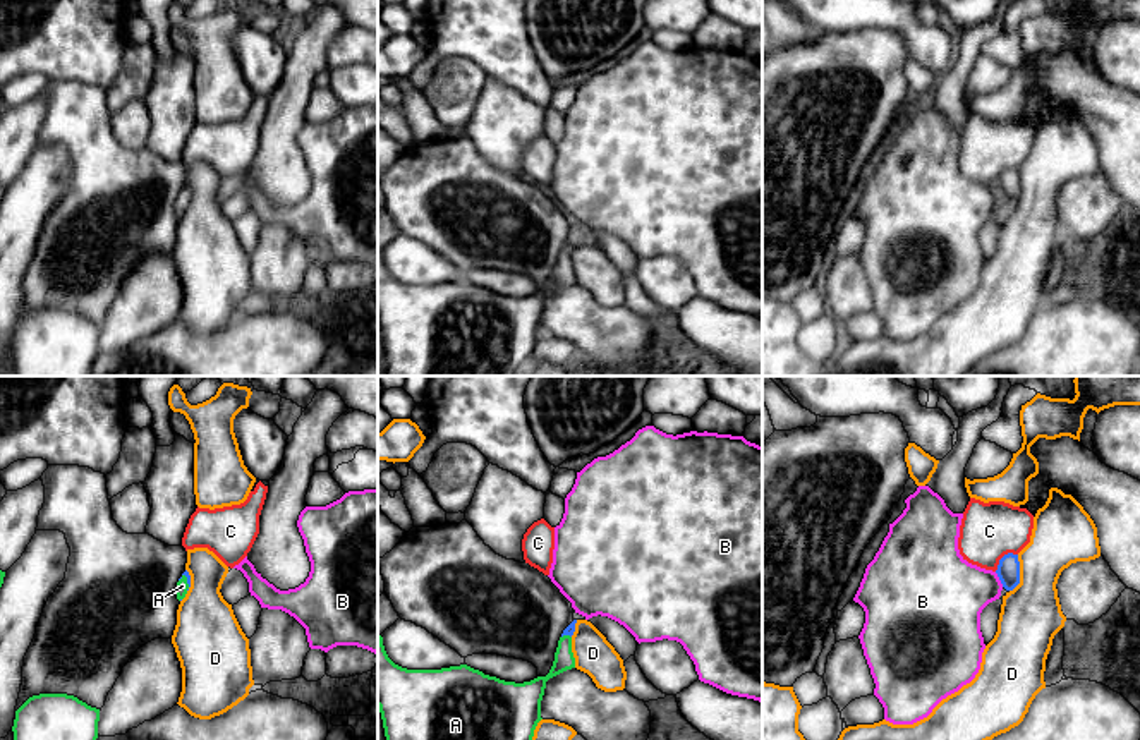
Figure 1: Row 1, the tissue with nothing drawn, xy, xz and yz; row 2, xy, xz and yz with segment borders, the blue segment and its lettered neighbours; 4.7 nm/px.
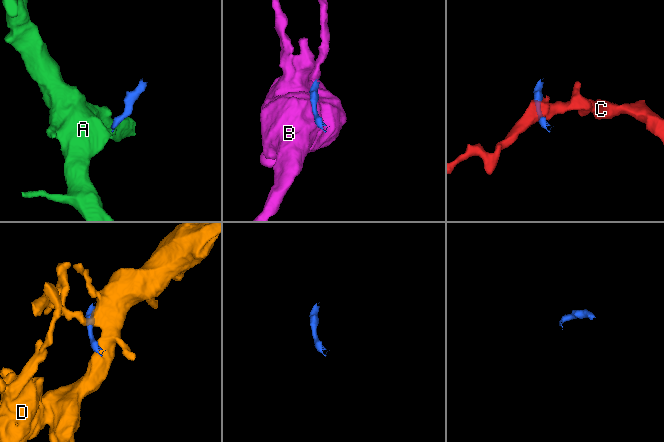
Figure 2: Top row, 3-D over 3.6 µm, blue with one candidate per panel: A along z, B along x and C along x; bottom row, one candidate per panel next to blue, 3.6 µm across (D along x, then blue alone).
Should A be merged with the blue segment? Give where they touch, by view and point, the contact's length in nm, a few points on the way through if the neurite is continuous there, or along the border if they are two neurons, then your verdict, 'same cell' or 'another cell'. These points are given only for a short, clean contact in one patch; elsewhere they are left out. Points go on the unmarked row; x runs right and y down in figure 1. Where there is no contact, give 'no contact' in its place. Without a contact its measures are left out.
xy (187, 198) | 80 nm | across xy (186, 188), (187, 198), (182, 201) | same cell

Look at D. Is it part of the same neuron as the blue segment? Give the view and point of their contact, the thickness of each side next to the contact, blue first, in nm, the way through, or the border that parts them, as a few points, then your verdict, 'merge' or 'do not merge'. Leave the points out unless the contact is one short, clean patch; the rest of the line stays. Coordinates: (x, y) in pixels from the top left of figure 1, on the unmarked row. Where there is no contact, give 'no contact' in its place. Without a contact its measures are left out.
yz (1018, 189) | 110/280 nm | do not merge

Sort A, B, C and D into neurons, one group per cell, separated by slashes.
A / B / C / D

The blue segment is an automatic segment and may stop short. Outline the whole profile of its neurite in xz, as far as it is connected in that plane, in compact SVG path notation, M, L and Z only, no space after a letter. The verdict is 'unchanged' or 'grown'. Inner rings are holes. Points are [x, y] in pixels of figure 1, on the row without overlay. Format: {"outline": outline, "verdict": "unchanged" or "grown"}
{"outline": "M573 235L561 249L546 292L515 299L467 280L441 285L407 285L395 280L378 249L378 323L386 352L386 376L517 376L527 369L541 333L546 297L575 283Z", "verdict": "grown"}

